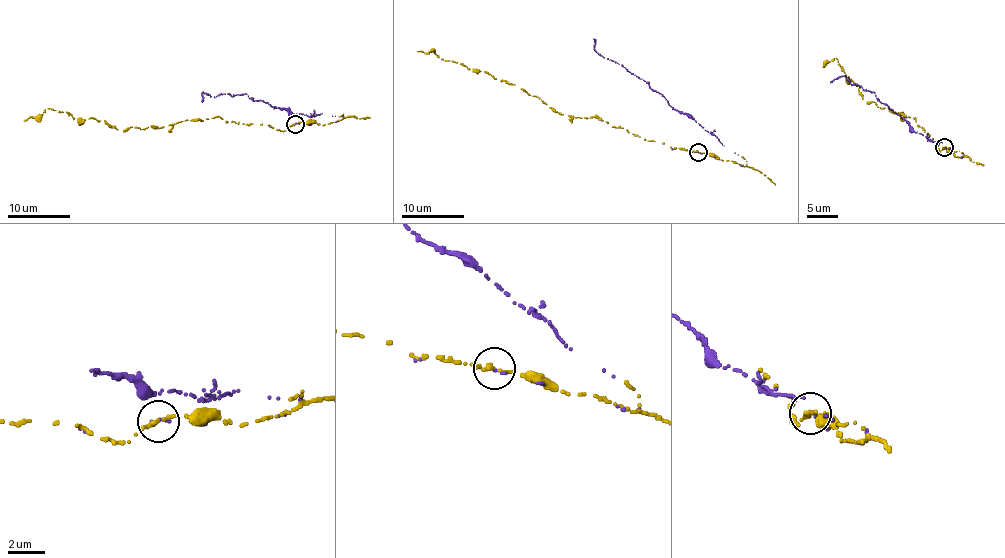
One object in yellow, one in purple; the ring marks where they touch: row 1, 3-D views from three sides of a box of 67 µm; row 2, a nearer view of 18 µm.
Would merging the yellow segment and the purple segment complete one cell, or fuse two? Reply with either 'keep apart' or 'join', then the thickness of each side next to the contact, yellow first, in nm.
join; calibres 280 and 110 nm

